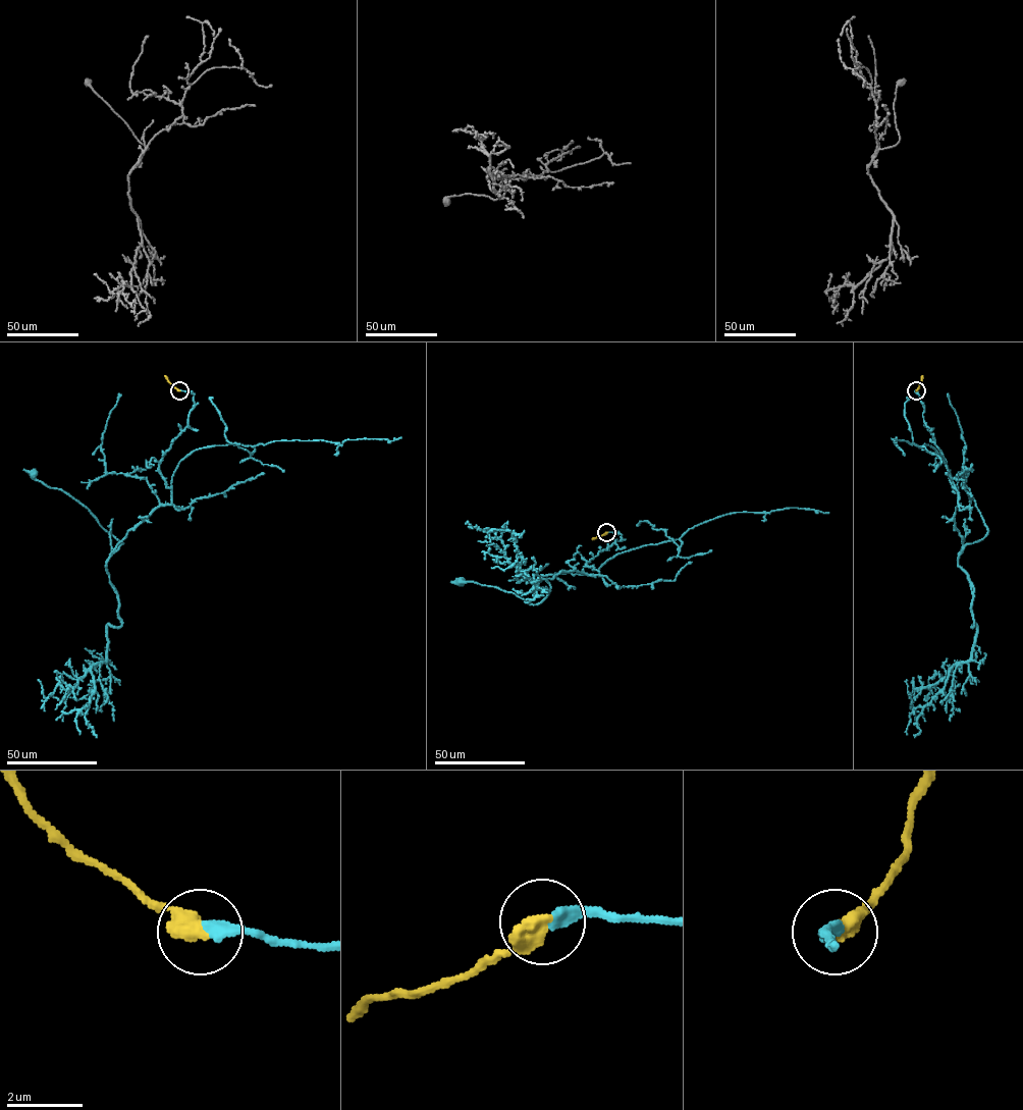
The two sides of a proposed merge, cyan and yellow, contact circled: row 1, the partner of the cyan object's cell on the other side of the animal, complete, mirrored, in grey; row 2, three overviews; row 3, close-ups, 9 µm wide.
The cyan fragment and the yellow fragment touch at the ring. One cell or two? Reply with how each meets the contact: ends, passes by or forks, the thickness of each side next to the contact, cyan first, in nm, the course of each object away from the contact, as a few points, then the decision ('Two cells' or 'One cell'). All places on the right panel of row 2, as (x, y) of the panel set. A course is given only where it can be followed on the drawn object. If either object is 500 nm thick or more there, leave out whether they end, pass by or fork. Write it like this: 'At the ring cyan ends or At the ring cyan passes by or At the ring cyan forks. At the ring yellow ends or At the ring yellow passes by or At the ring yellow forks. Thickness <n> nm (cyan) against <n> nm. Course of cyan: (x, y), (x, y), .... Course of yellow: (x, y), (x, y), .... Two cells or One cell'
At the ring cyan ends. At the ring yellow ends. Thickness 320 nm (cyan) against 480 nm. Course of cyan: (916, 390), (958, 495), (954, 516), (961, 551), (987, 533), (965, 472). Course of yellow: (916, 390), (923, 375). One cell

